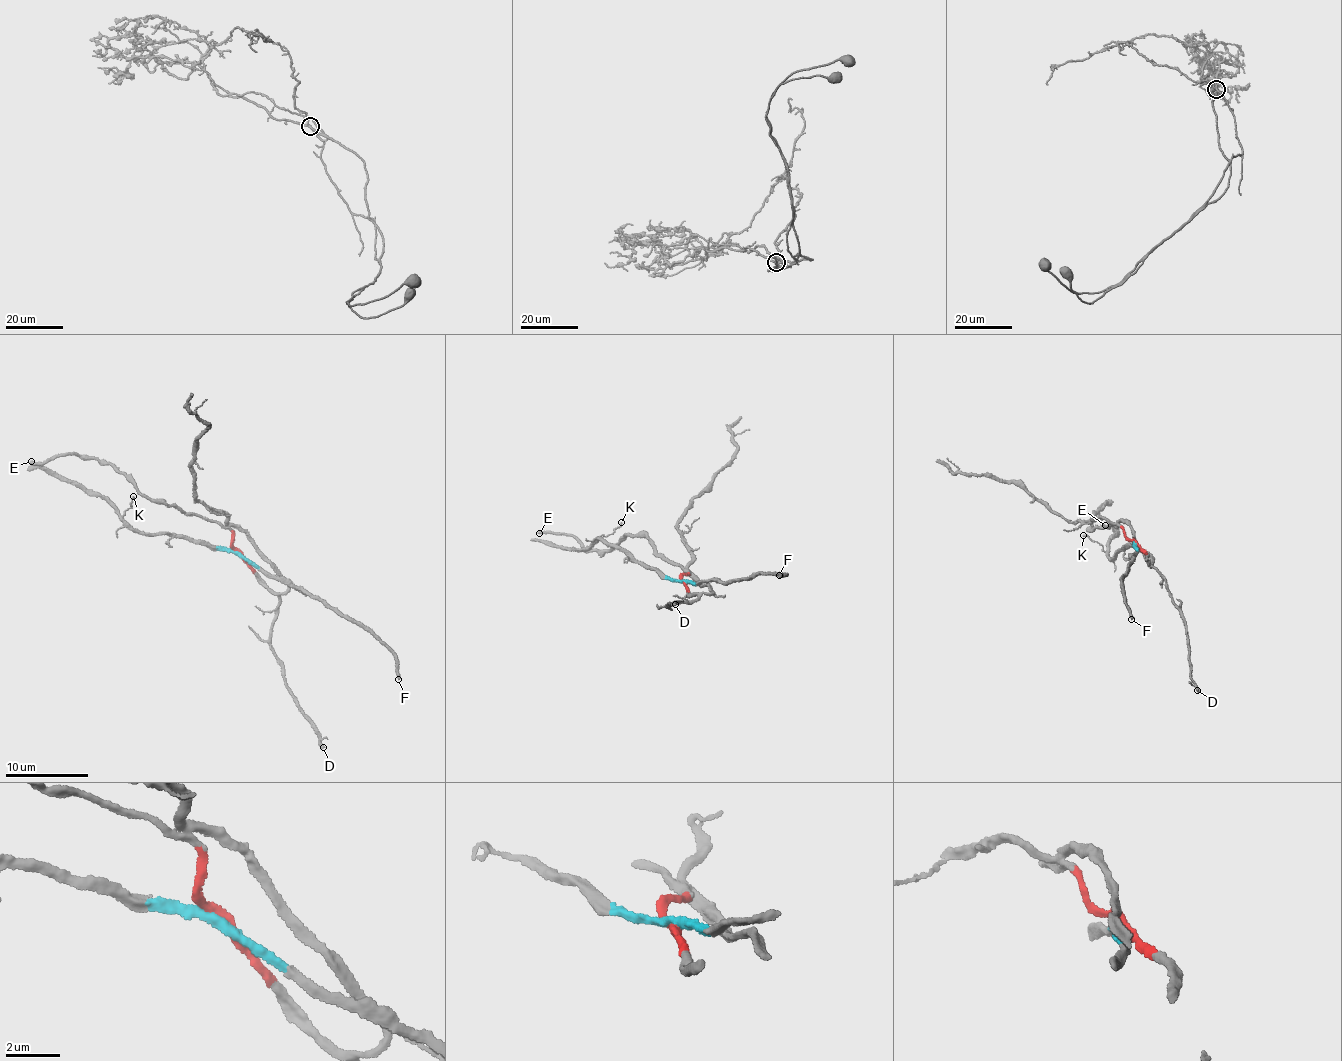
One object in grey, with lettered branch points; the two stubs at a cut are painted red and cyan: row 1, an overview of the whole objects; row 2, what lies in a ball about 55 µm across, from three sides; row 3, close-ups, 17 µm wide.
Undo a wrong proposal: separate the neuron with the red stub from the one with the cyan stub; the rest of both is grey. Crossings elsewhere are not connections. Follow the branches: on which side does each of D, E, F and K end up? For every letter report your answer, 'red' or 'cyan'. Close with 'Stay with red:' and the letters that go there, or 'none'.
D: red
E: red
F: cyan
K: cyan
Stay with red: D, E

